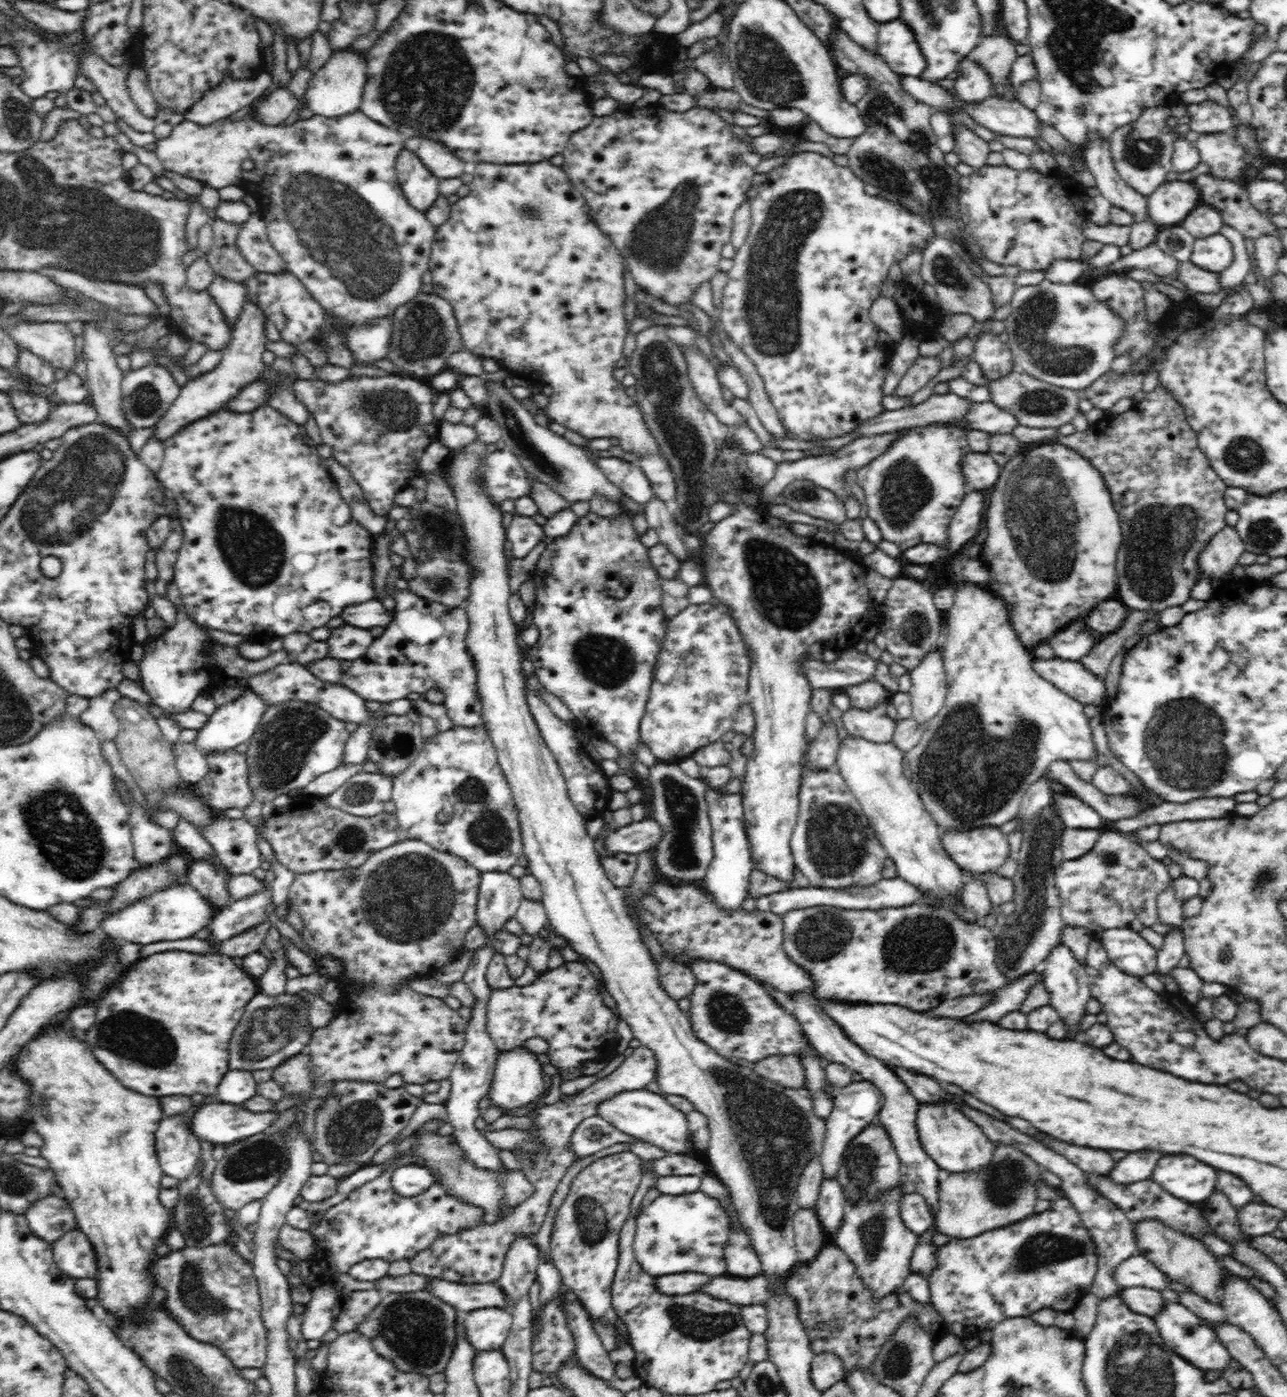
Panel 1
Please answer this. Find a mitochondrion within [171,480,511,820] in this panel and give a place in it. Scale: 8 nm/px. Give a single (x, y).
(254, 553)

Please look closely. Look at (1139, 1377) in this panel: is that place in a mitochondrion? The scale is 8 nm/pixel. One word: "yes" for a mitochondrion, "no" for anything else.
yes

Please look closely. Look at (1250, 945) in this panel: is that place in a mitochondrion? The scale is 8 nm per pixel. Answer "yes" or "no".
no

